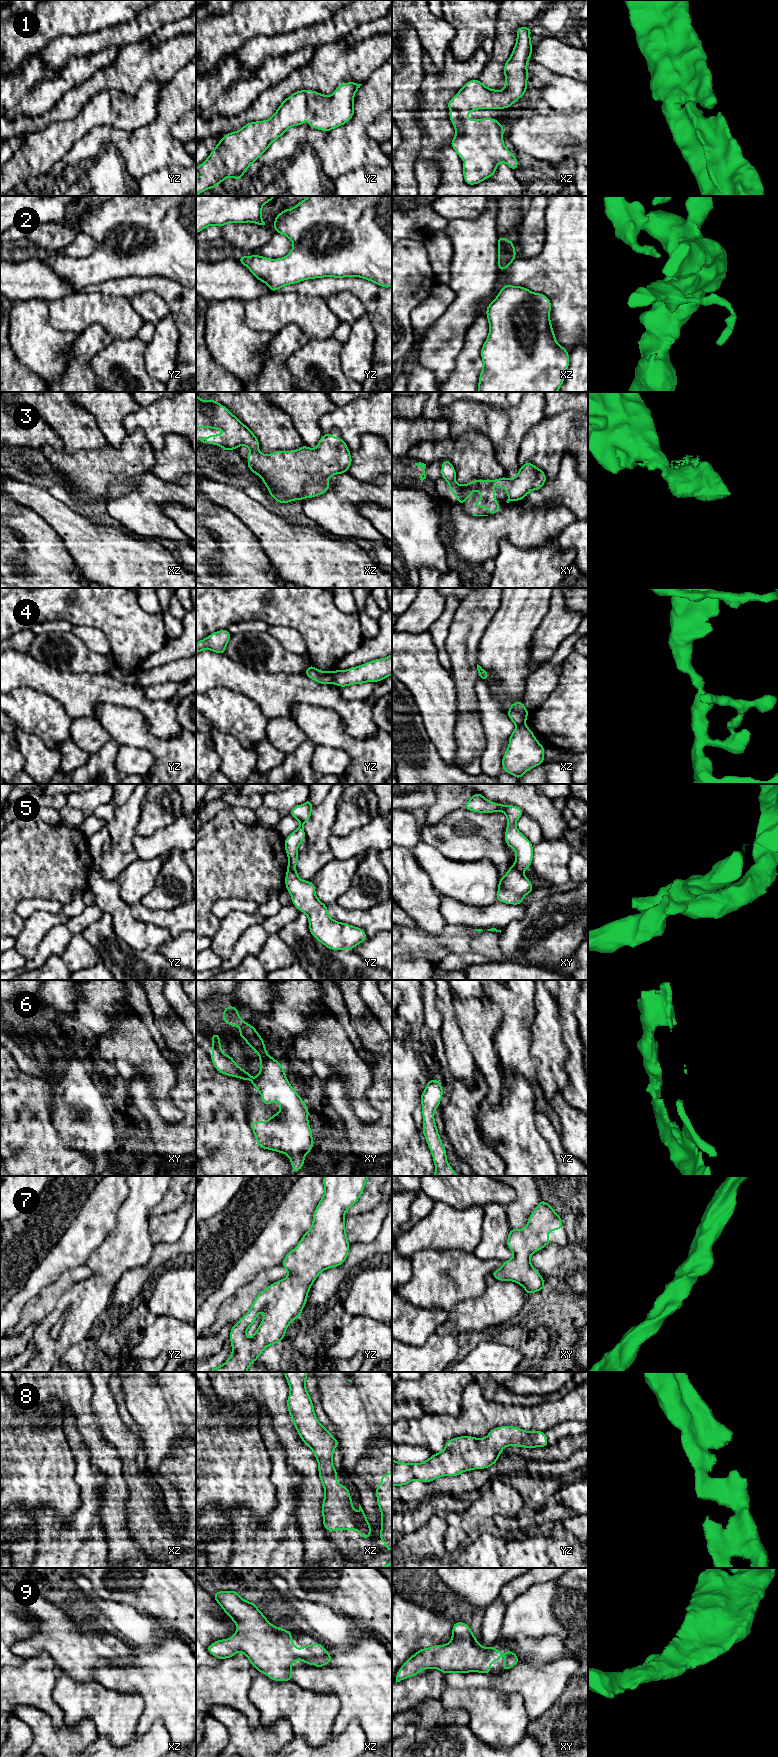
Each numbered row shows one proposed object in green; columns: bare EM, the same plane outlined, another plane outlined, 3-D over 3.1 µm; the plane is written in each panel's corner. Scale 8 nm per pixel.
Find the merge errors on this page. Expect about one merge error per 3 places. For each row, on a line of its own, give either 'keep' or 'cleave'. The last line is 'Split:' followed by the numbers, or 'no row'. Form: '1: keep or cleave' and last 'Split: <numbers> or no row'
1: keep
2: keep
3: cleave
4: cleave
5: cleave
6: keep
7: keep
8: keep
9: keep
Split: 3, 4, 5

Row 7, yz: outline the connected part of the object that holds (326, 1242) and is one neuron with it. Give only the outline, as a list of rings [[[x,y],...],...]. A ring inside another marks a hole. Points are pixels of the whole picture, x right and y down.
[[[324,1176],[324,1196],[313,1213],[312,1226],[281,1264],[287,1270],[288,1277],[272,1283],[256,1296],[250,1310],[231,1328],[229,1338],[232,1355],[223,1365],[208,1372],[247,1372],[266,1347],[283,1341],[288,1325],[301,1316],[309,1290],[317,1276],[323,1270],[342,1265],[347,1259],[350,1244],[345,1231],[345,1212],[359,1200],[369,1177]],[[263,1309],[266,1311],[262,1322],[249,1339],[246,1331]]]

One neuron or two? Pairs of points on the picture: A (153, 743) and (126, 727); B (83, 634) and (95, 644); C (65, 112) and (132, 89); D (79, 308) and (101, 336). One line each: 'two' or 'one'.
A: one
B: one
C: one
D: two

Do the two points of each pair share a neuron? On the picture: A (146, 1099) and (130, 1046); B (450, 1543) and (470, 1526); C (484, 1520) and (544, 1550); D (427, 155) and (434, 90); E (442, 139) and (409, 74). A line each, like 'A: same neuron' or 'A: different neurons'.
A: different neurons
B: same neuron
C: different neurons
D: same neuron
E: different neurons

